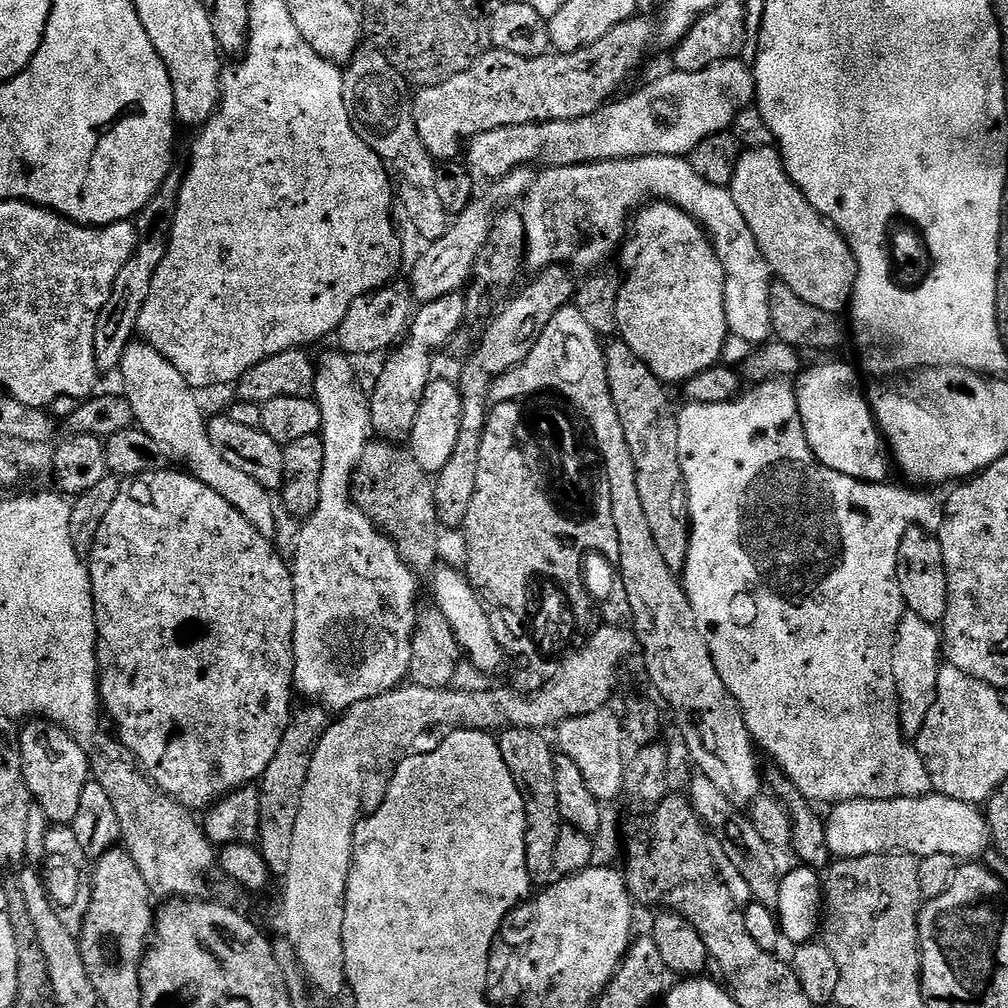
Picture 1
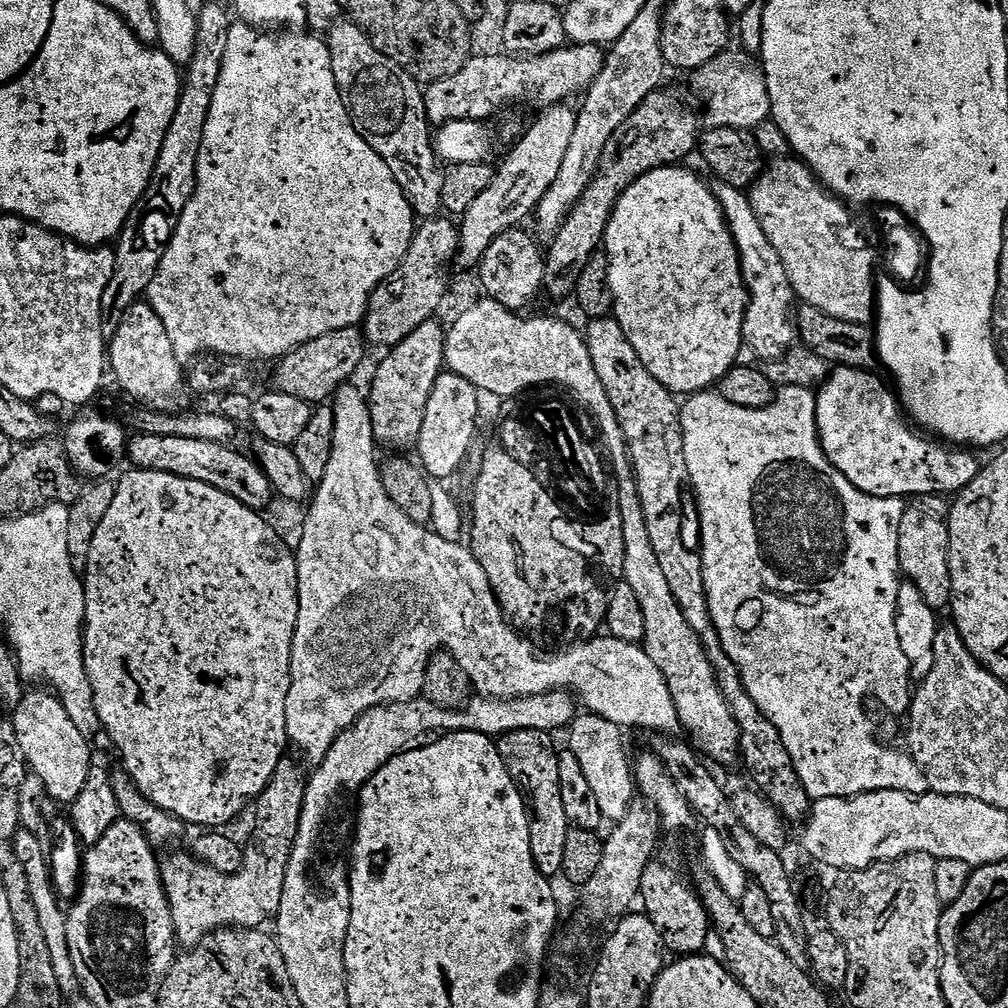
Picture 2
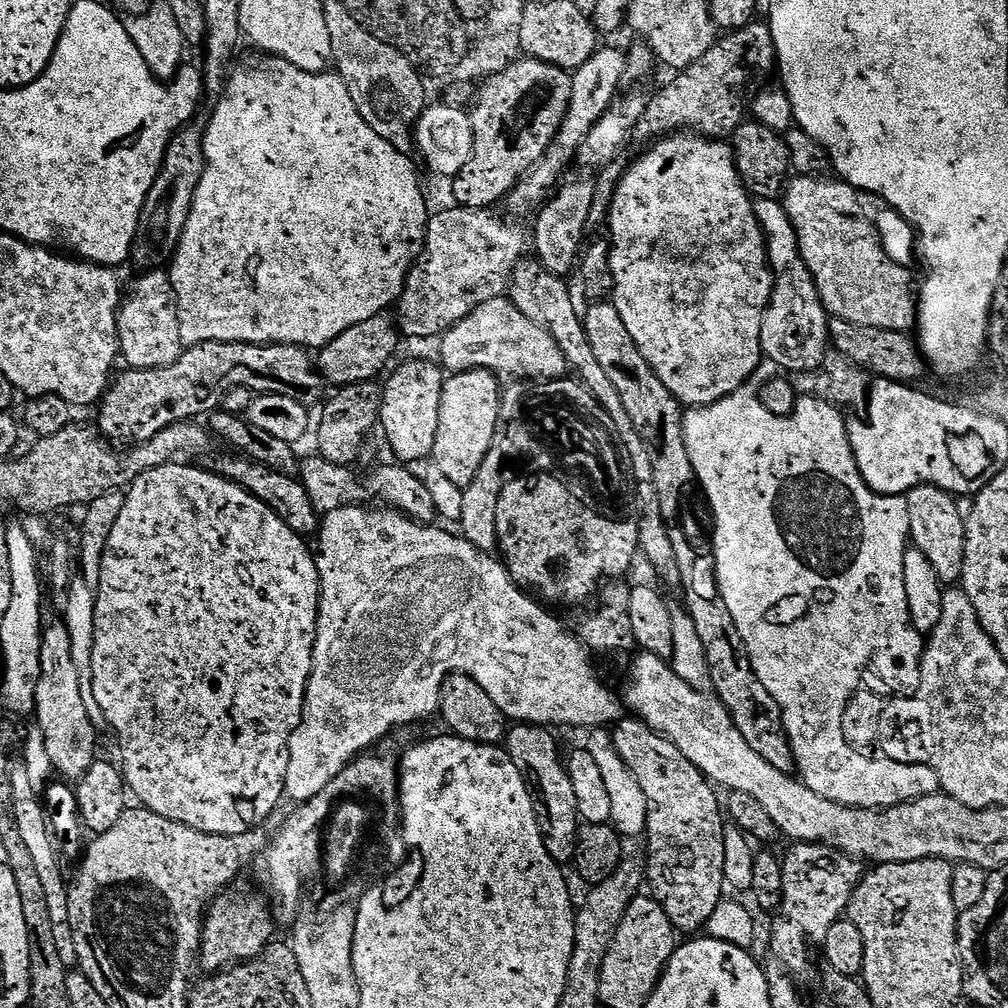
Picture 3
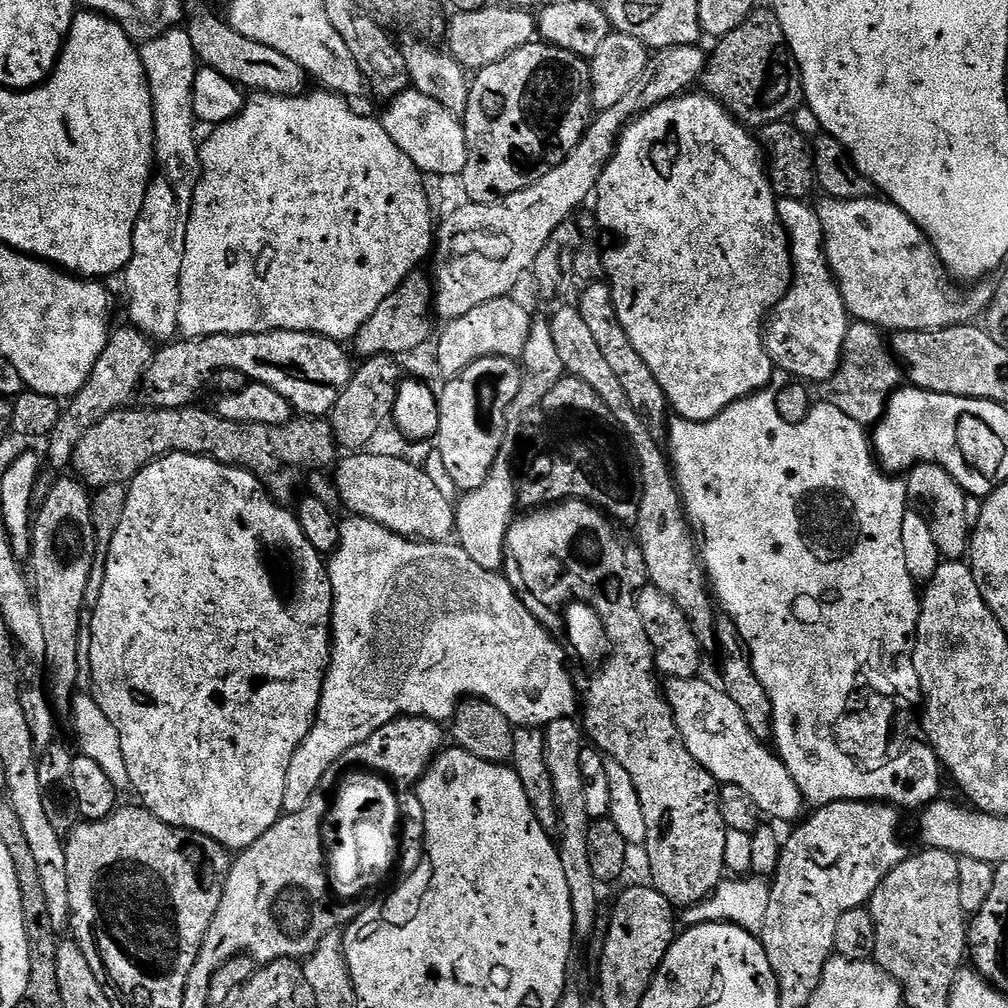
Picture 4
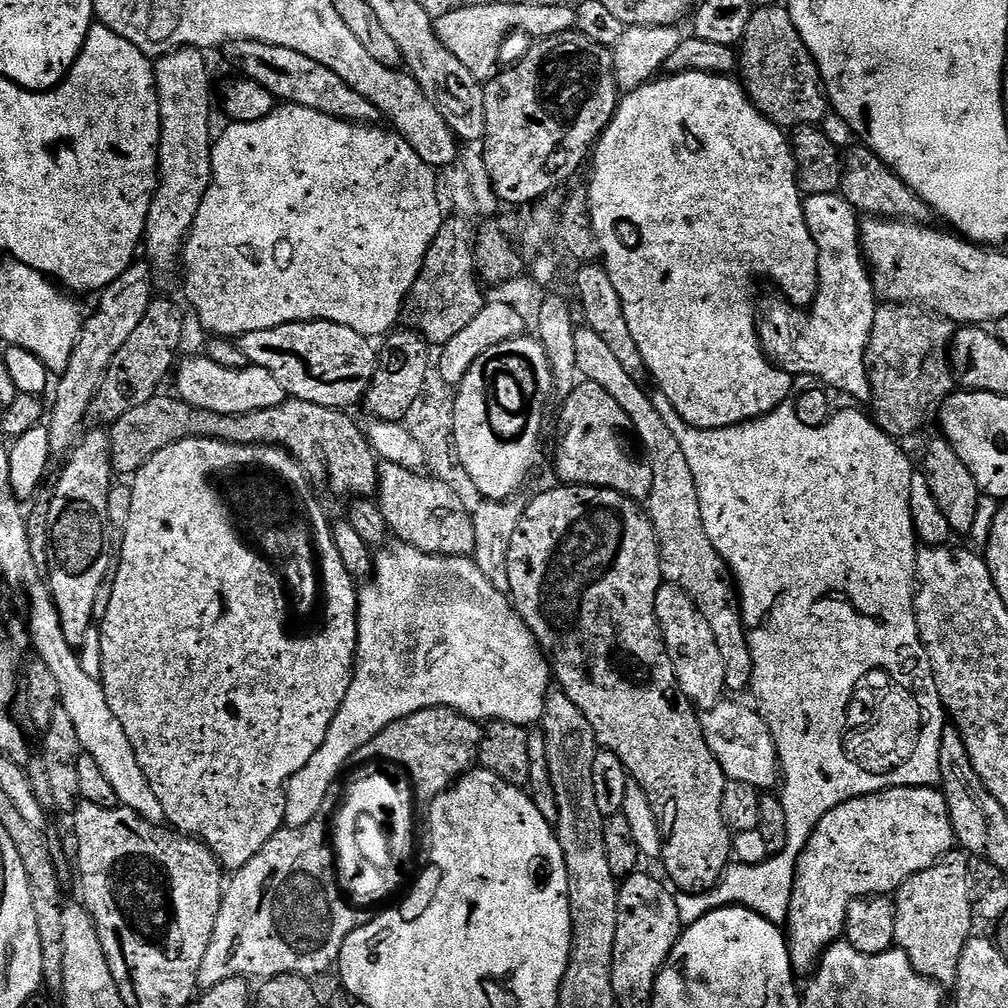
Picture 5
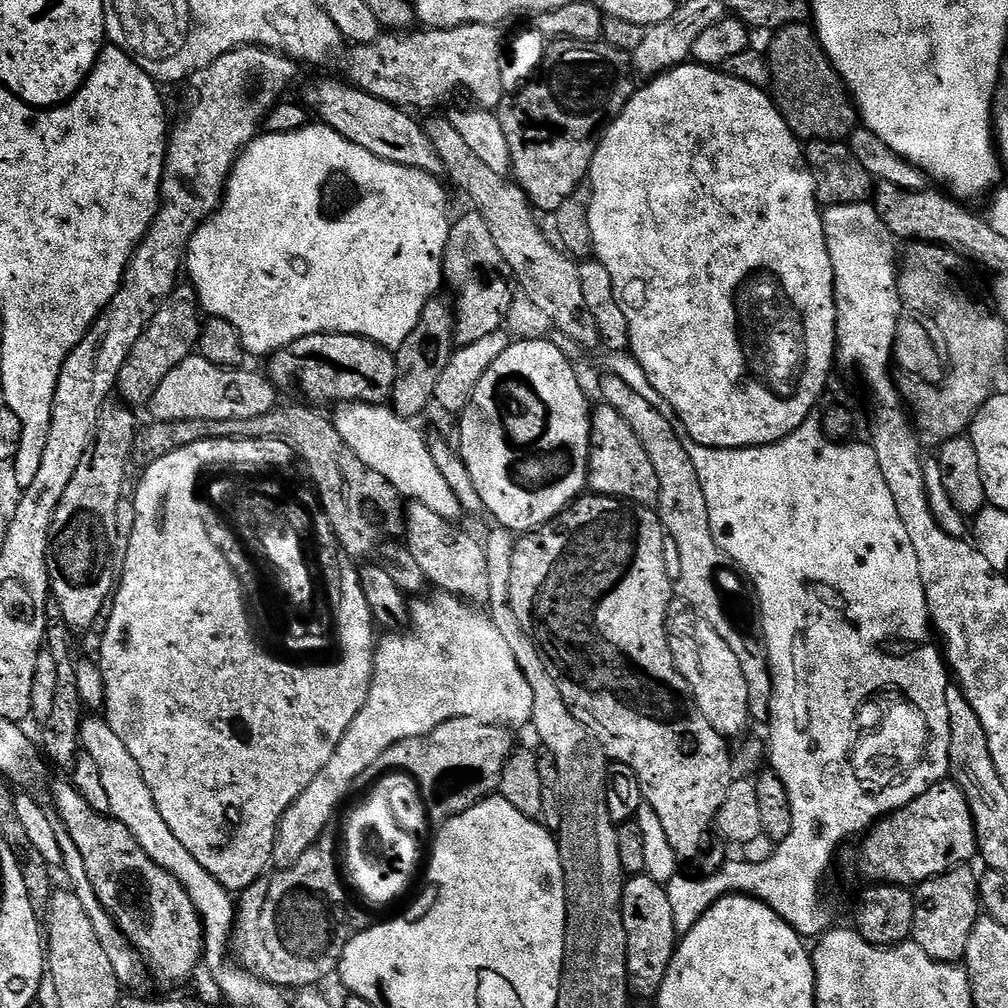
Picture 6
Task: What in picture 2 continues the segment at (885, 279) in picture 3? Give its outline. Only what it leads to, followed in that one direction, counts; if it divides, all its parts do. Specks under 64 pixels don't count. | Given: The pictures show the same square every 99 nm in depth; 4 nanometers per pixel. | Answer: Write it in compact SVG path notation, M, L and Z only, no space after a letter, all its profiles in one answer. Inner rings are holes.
M776 158L765 167L750 189L750 199L766 236L778 250L786 272L792 283L792 289L803 303L822 310L822 314L830 314L830 318L842 318L842 322L871 325L874 320L874 309L878 303L874 292L869 289L871 279L868 277L868 265L859 262L852 268L856 276L848 280L848 244L850 245L846 217L842 202L832 195L819 180L815 172L799 158ZM848 284L856 288L852 296L848 296Z

